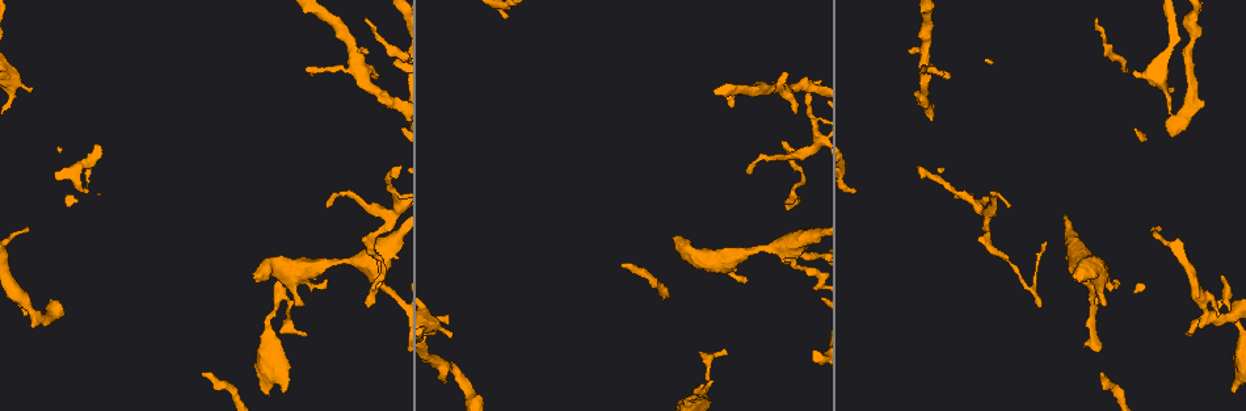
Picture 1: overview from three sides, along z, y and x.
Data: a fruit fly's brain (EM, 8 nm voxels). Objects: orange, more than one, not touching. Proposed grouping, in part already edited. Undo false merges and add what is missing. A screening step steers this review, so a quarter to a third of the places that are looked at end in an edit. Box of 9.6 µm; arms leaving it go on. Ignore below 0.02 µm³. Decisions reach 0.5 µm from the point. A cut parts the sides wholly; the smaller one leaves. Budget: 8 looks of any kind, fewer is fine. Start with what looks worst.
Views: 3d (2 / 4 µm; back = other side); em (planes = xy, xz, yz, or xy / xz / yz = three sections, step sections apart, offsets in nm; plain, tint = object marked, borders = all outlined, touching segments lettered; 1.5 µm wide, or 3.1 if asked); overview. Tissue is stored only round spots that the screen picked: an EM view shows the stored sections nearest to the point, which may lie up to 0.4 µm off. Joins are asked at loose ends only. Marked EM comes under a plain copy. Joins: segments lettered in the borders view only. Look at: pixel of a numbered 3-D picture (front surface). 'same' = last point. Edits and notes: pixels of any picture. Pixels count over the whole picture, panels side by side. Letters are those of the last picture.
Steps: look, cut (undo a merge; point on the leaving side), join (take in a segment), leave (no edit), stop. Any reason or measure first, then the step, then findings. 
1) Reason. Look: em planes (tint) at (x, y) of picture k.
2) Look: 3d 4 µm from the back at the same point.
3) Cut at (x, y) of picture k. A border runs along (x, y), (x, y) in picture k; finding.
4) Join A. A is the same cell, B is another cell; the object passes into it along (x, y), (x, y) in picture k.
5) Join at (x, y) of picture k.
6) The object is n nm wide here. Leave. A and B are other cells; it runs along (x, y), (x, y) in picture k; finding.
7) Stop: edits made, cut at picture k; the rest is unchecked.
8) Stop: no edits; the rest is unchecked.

Tapers out. Look: em yz step 8 (tint) at (947, 78) of picture 1.

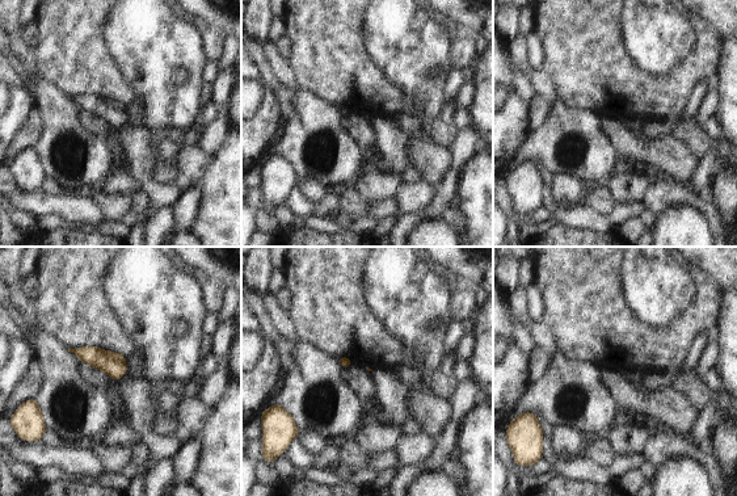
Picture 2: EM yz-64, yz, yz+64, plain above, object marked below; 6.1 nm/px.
Cut it another way. Look: em planes (tint) at the same point.

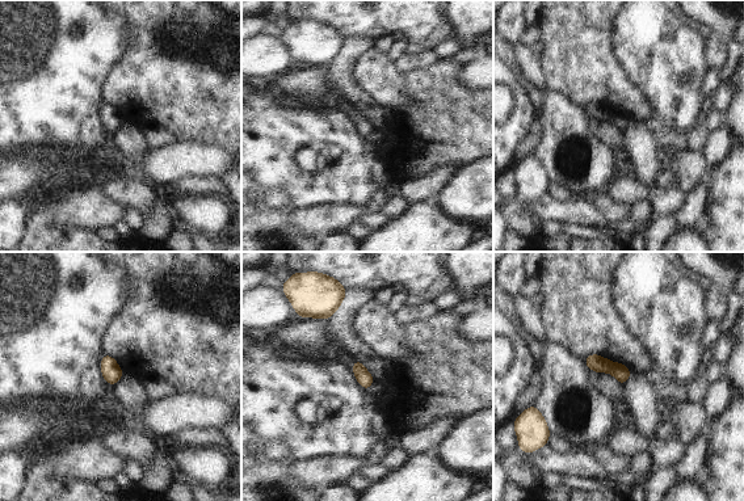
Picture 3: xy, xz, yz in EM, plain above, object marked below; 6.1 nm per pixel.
See the neighbours. Look: em planes (borders) at the same point.

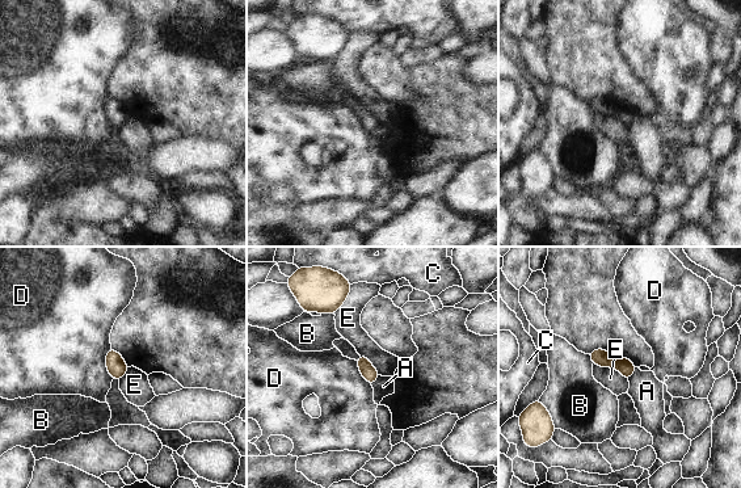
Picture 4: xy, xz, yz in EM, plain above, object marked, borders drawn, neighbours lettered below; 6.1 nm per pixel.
Leave. A, B, C, D and E are other cells; a border runs along (593, 362), (615, 367), (627, 379) in picture 4; none of them fits.

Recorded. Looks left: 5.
Tapers out. Look: em planes (borders) at (369, 305) of picture 1.

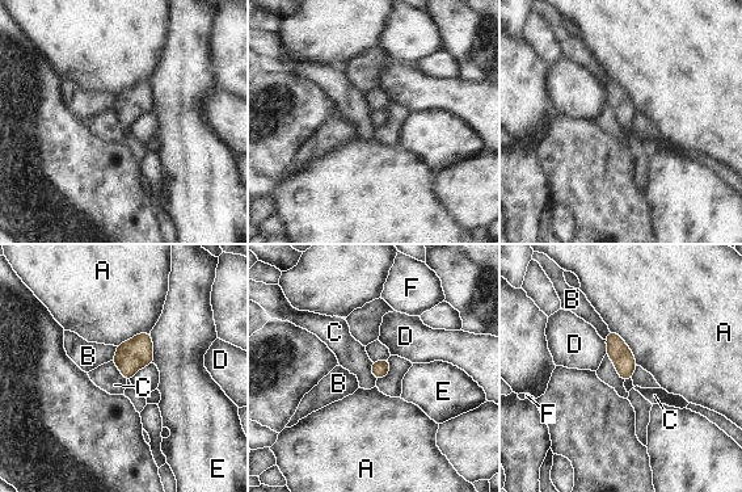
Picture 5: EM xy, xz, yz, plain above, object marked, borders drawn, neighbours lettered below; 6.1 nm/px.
The object is 100 nm wide here. Leave. A, B, C, D, E and F are other cells; a border runs along (112, 361), (126, 381) in picture 5; no lettered segment goes on from it.

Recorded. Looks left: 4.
Abrupt turn. Look: em 3.1 µm yz step 8 (tint) at (789, 153) of picture 1.

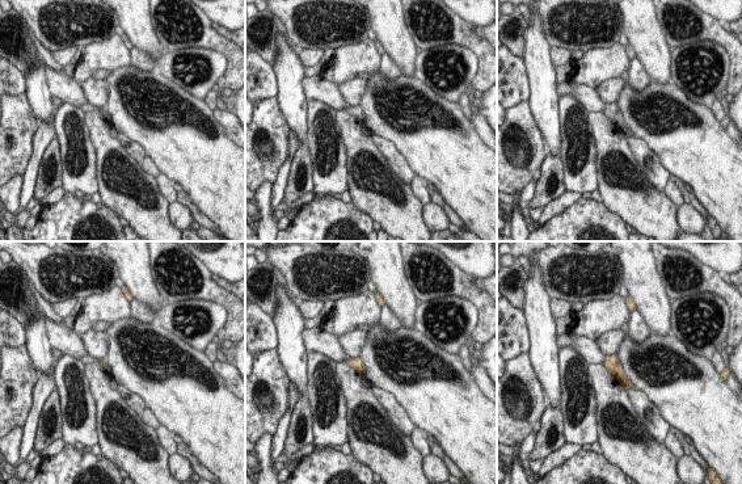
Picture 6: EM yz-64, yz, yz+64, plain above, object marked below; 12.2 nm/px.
Cut it another way. Look: em 3.1 µm planes (borders) at the same point.

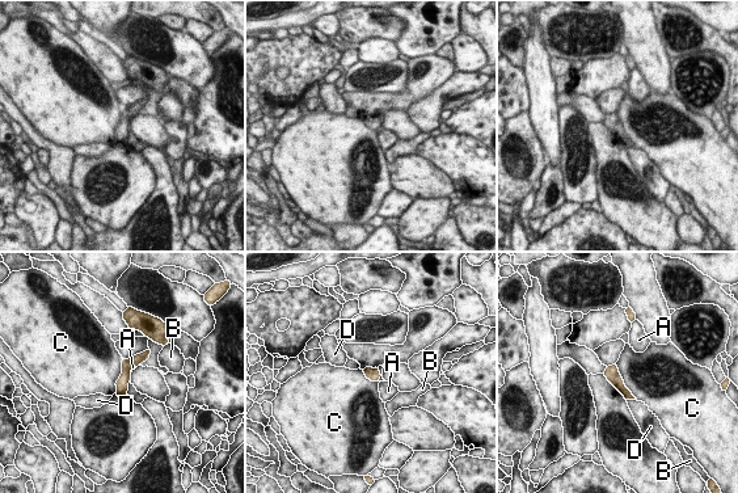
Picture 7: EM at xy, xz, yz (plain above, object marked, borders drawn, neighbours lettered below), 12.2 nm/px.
Leave. A, B, C and D are other cells; a border runs along (615, 363), (624, 386), (637, 399) in picture 7; continuous, no second neuron.

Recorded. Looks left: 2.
Stop: no edits; the rest is unchecked.

